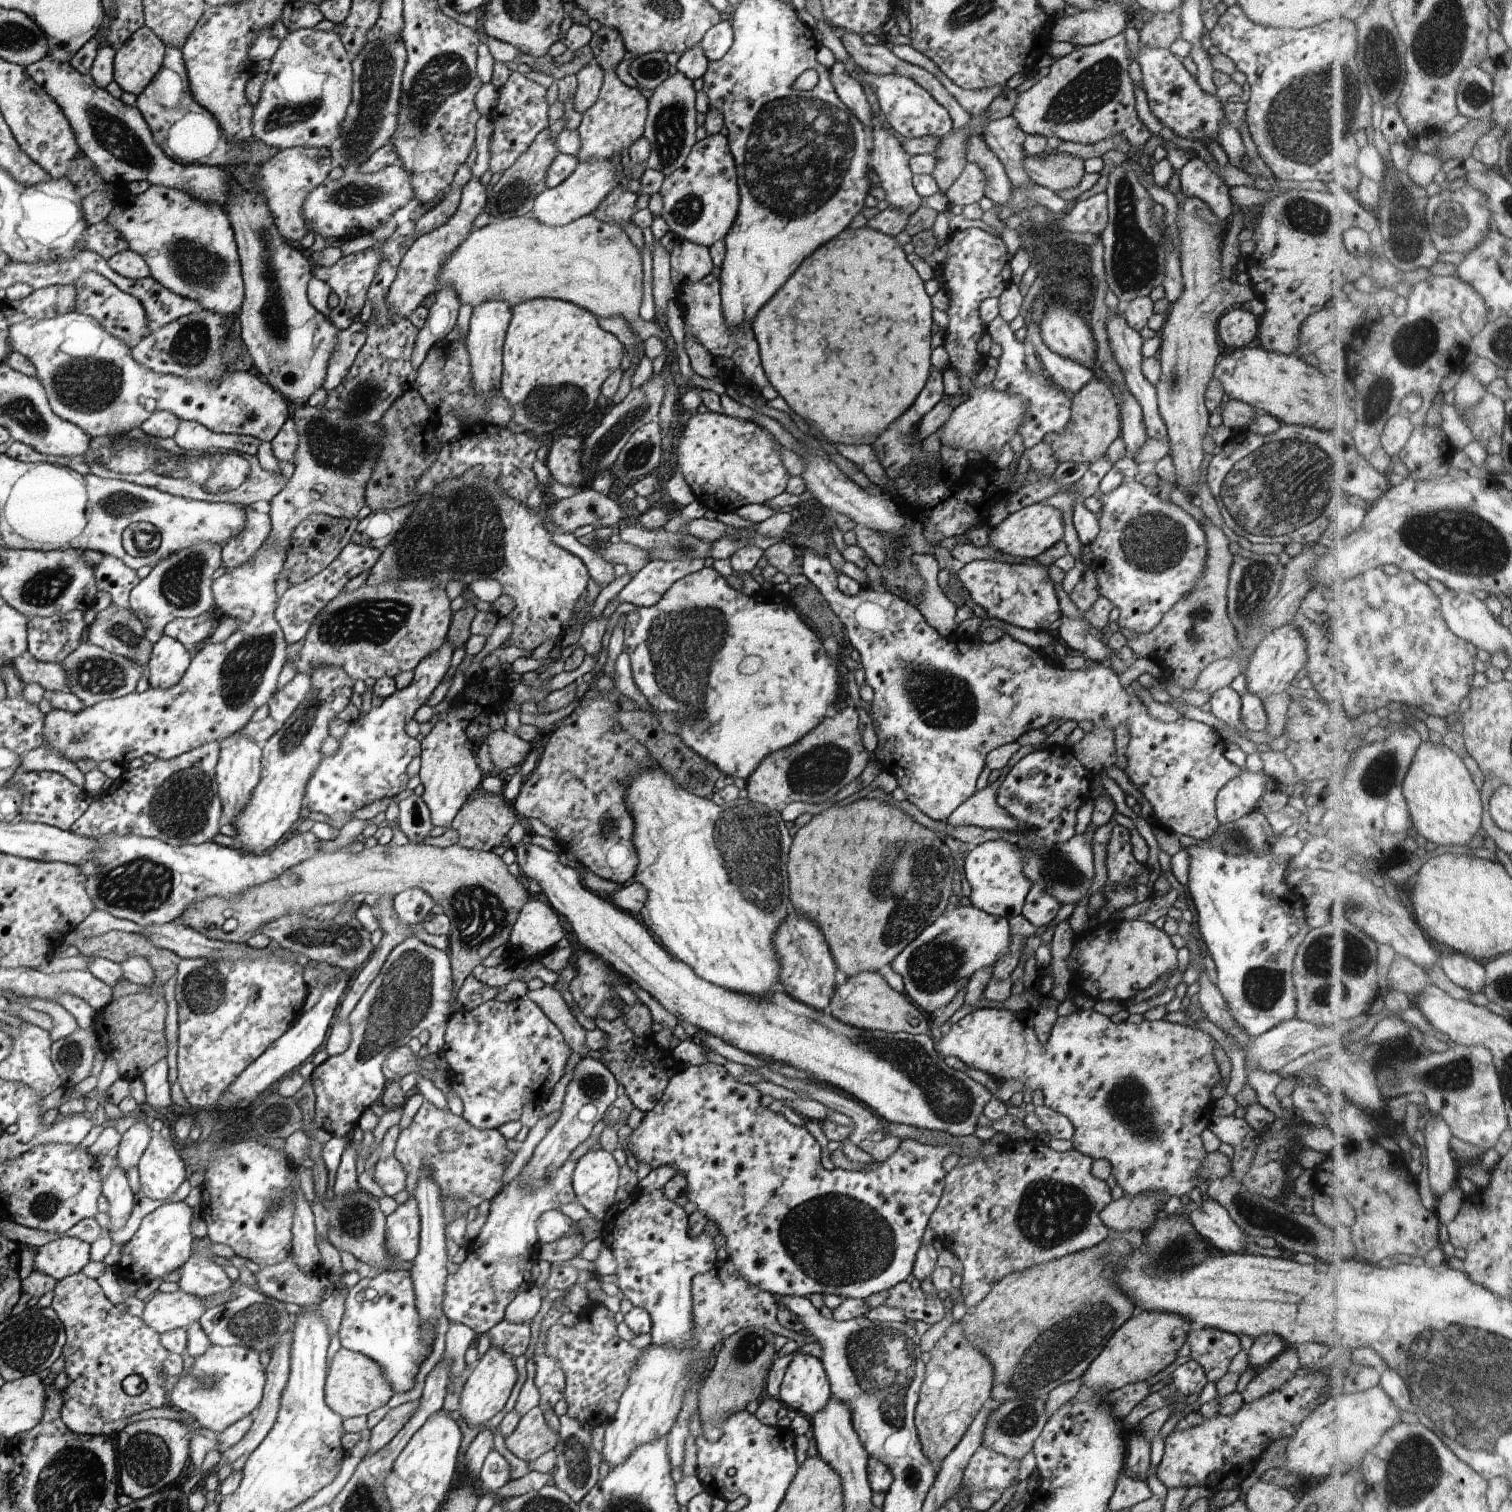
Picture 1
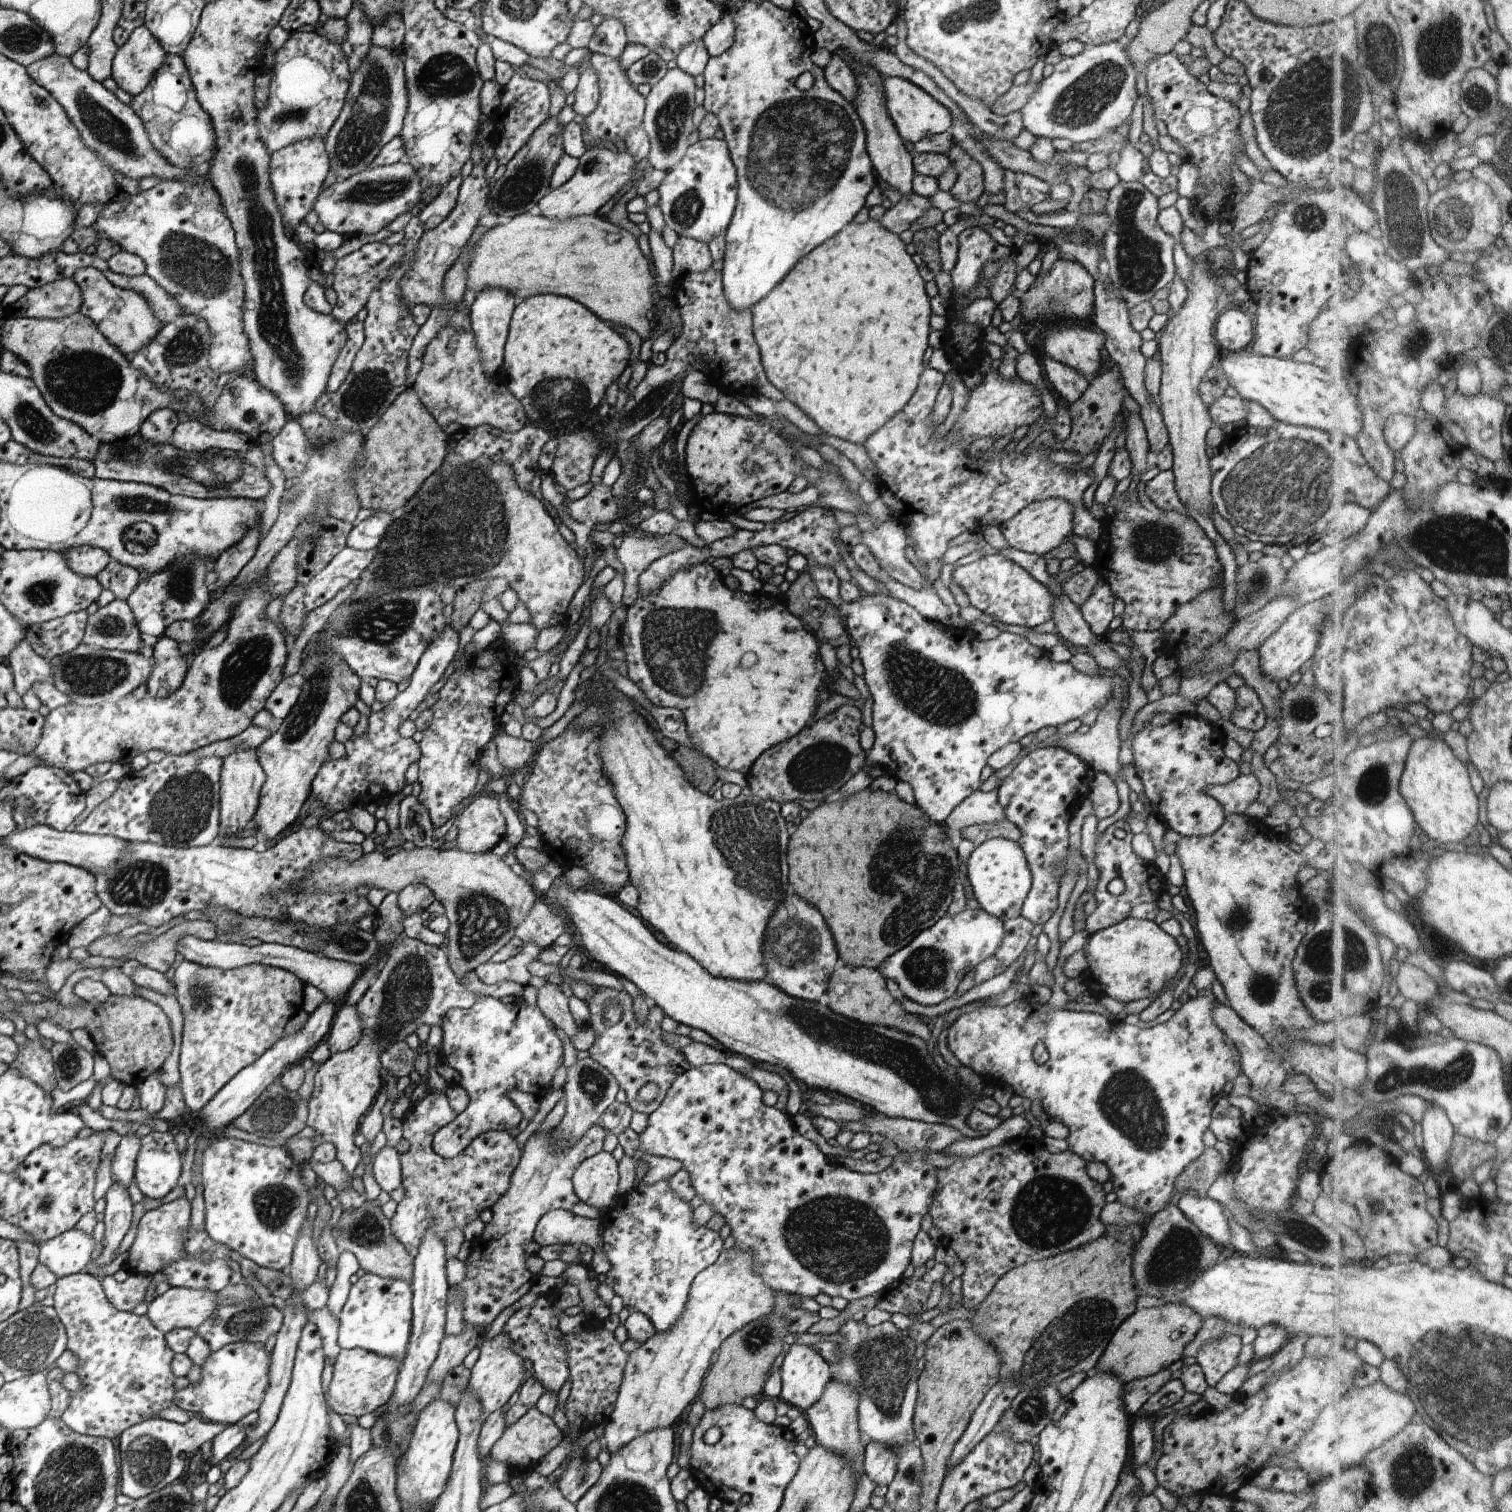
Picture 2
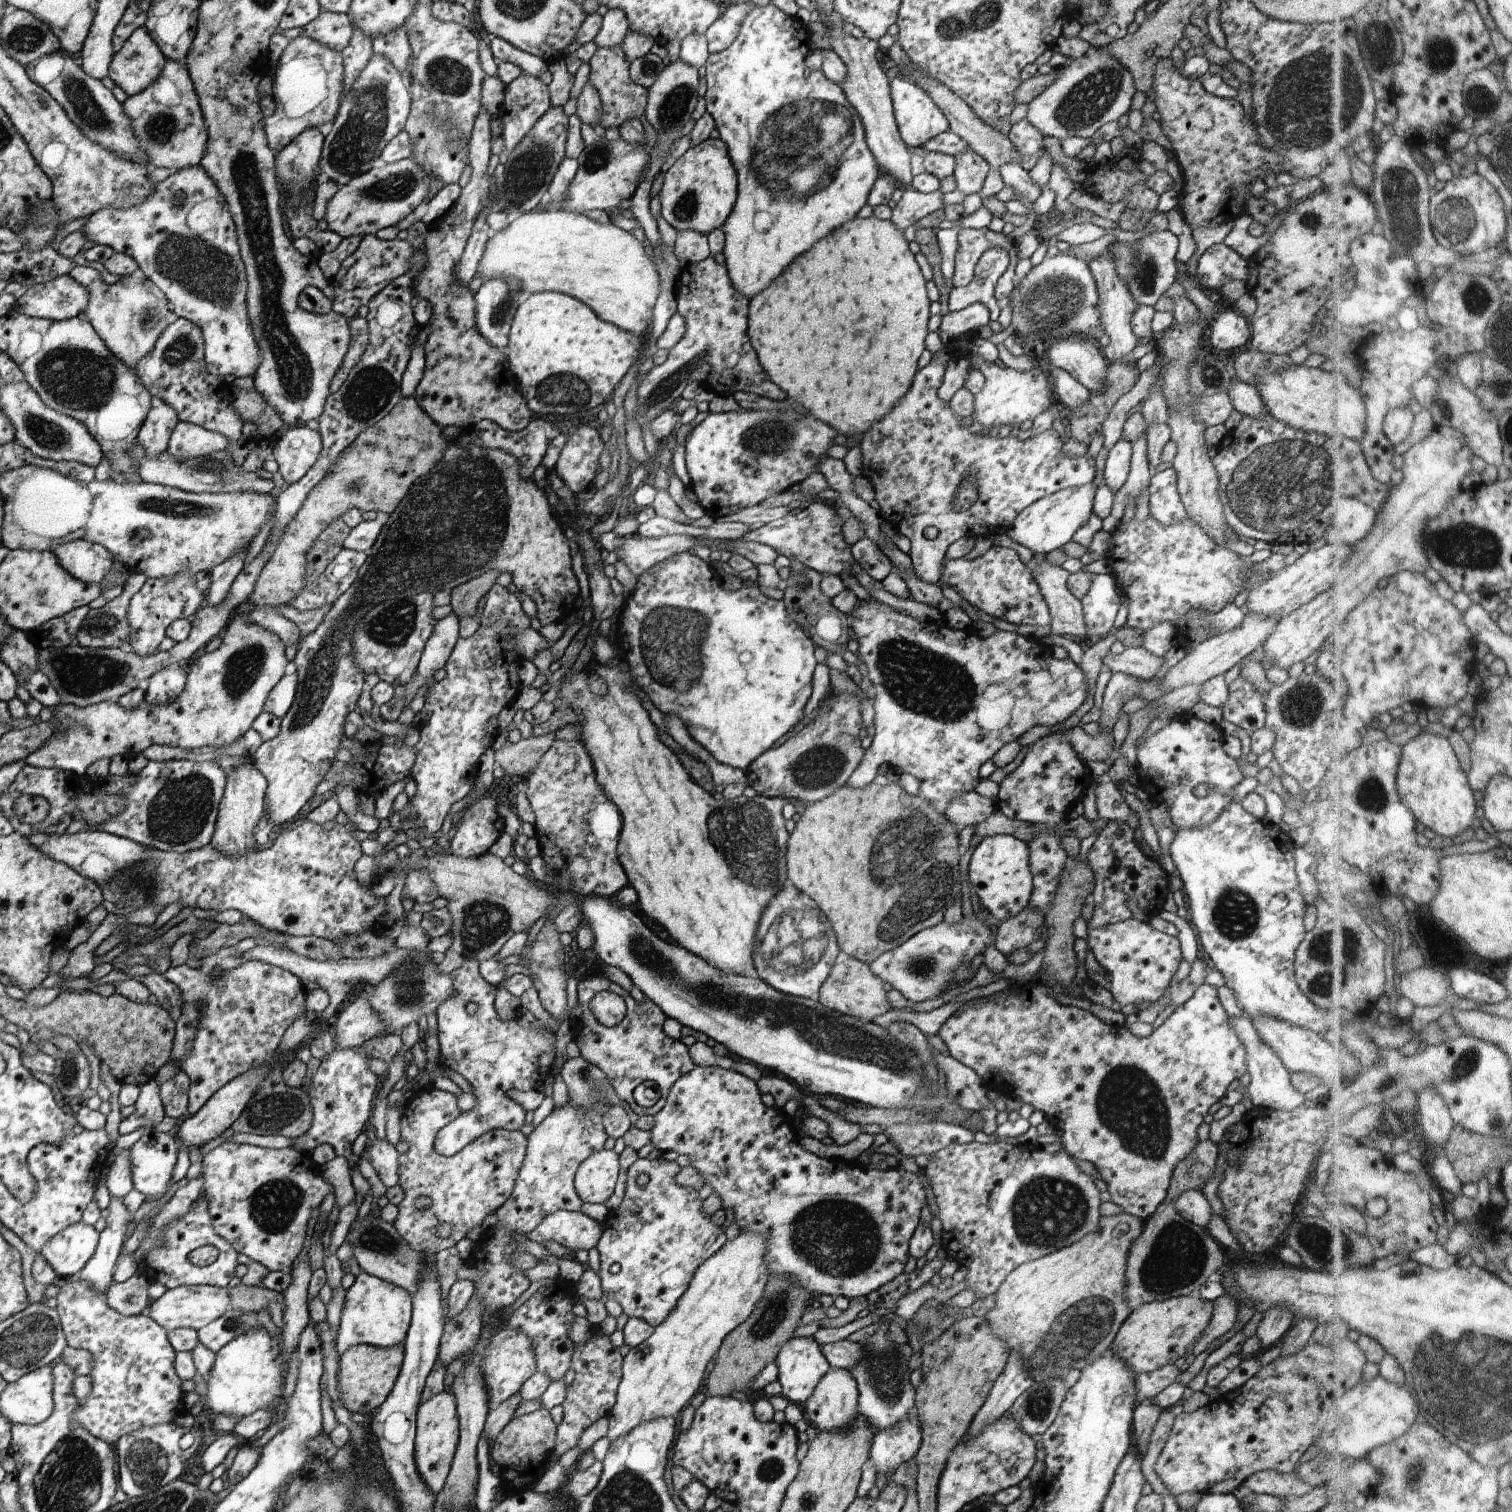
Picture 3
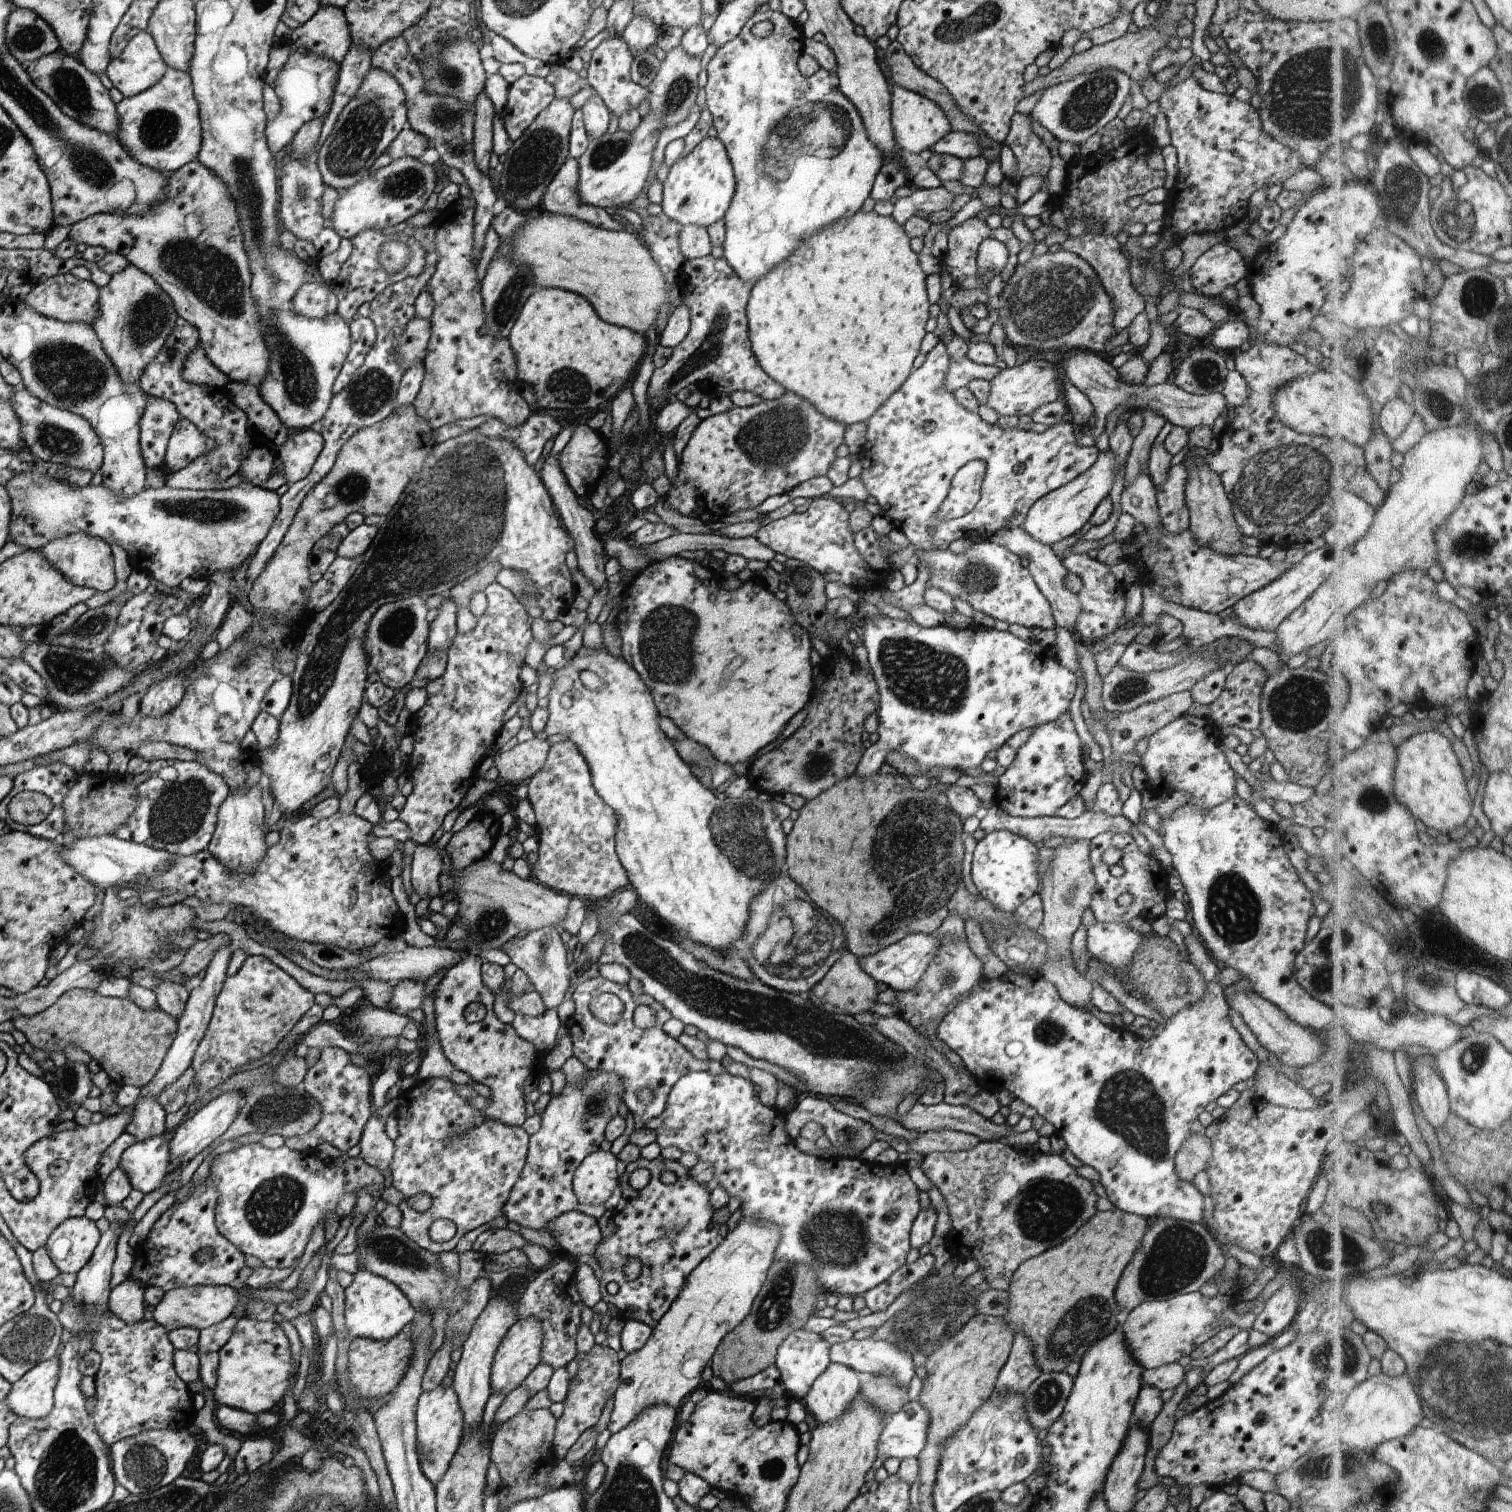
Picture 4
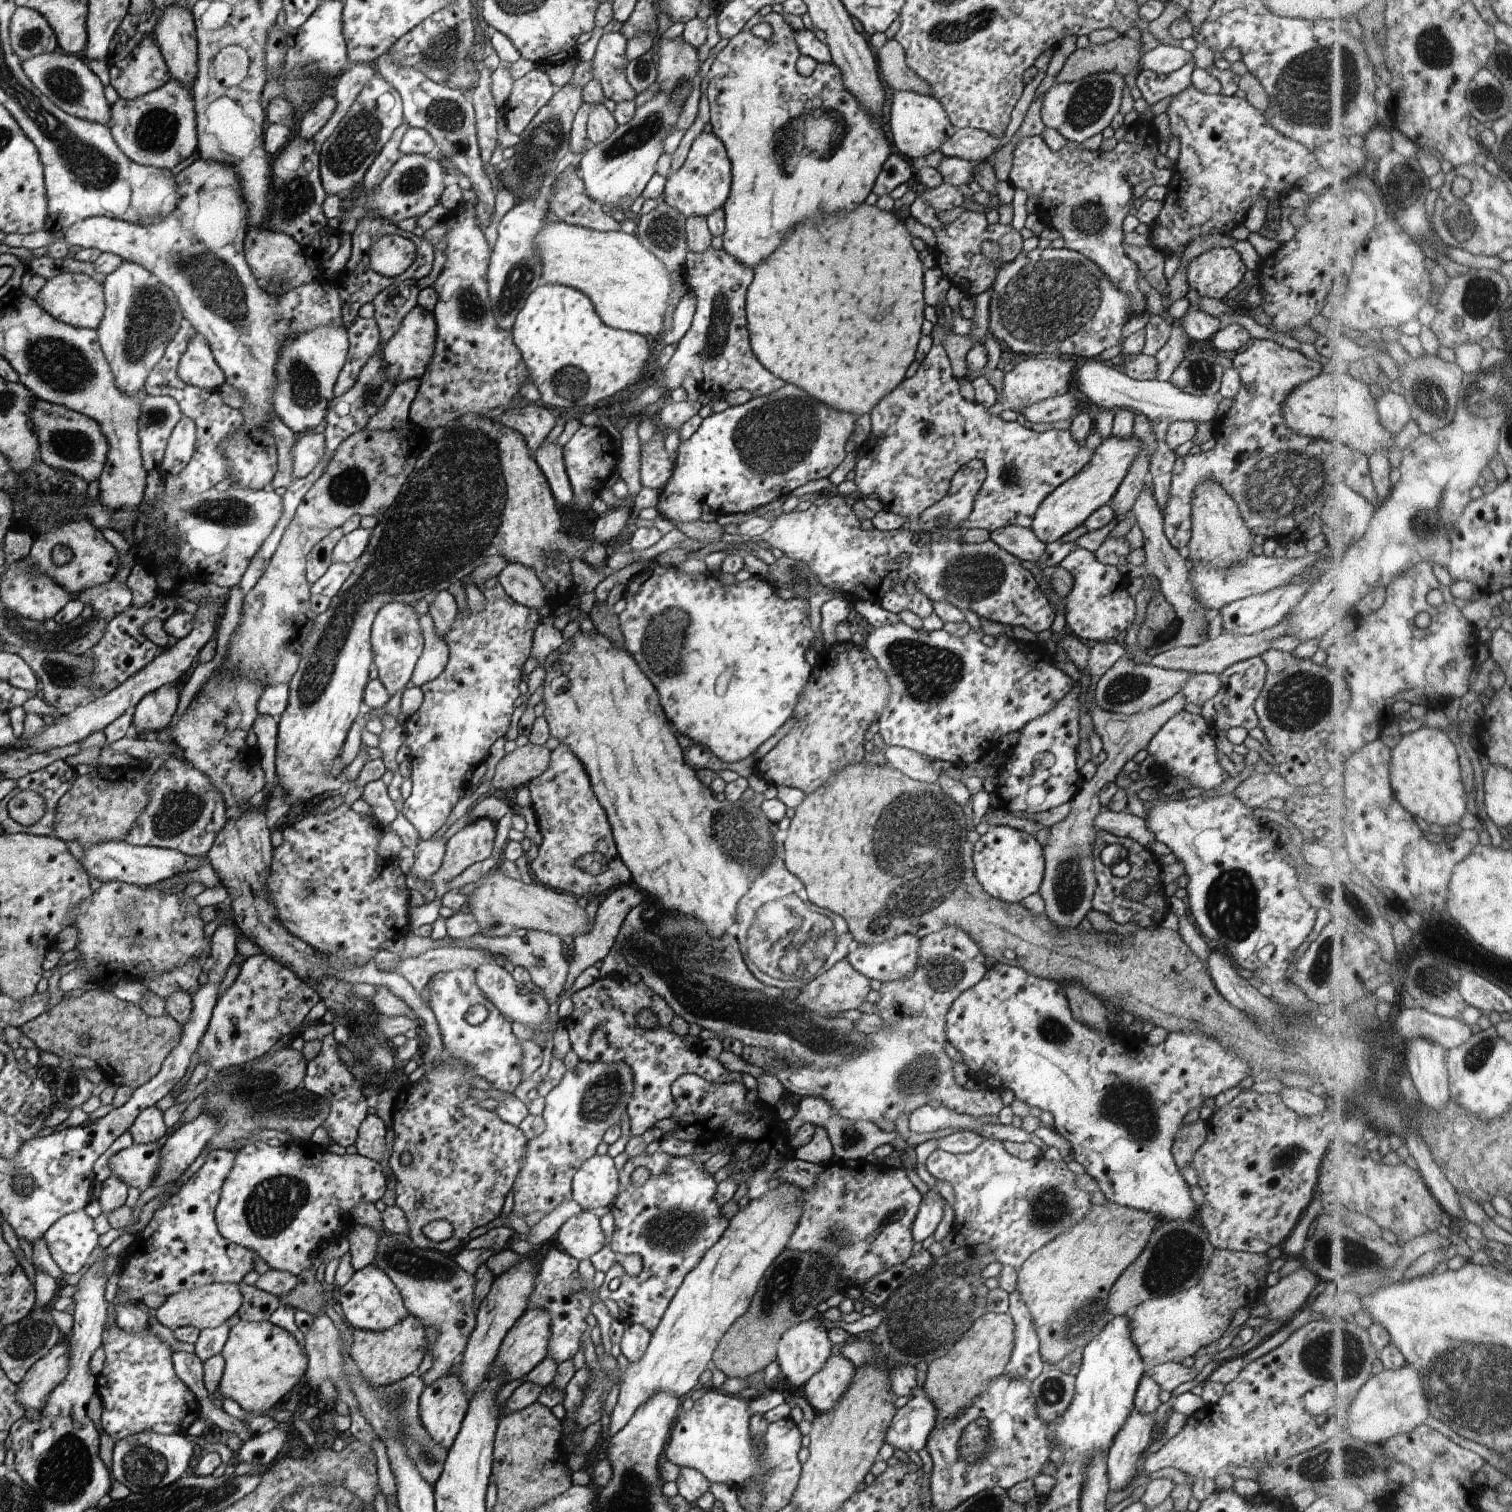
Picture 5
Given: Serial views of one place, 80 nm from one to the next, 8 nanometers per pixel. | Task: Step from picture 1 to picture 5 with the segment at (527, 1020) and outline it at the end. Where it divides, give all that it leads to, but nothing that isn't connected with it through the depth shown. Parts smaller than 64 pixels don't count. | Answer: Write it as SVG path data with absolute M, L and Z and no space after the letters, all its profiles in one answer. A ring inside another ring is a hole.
M475 968L440 971L434 974L429 982L429 1007L438 1021L444 1048L451 1052L450 1055L475 1068L479 1076L485 1078L494 1088L512 1094L506 1101L499 1102L495 1111L504 1122L518 1127L529 1112L528 1107L514 1095L514 1090L522 1082L520 1061L523 1050L520 1040L512 1033L511 1023L506 1021L506 1017L480 990L476 982ZM474 1004L482 1004L488 1010L487 1018L480 1025L470 1025L466 1021L466 1012Z

